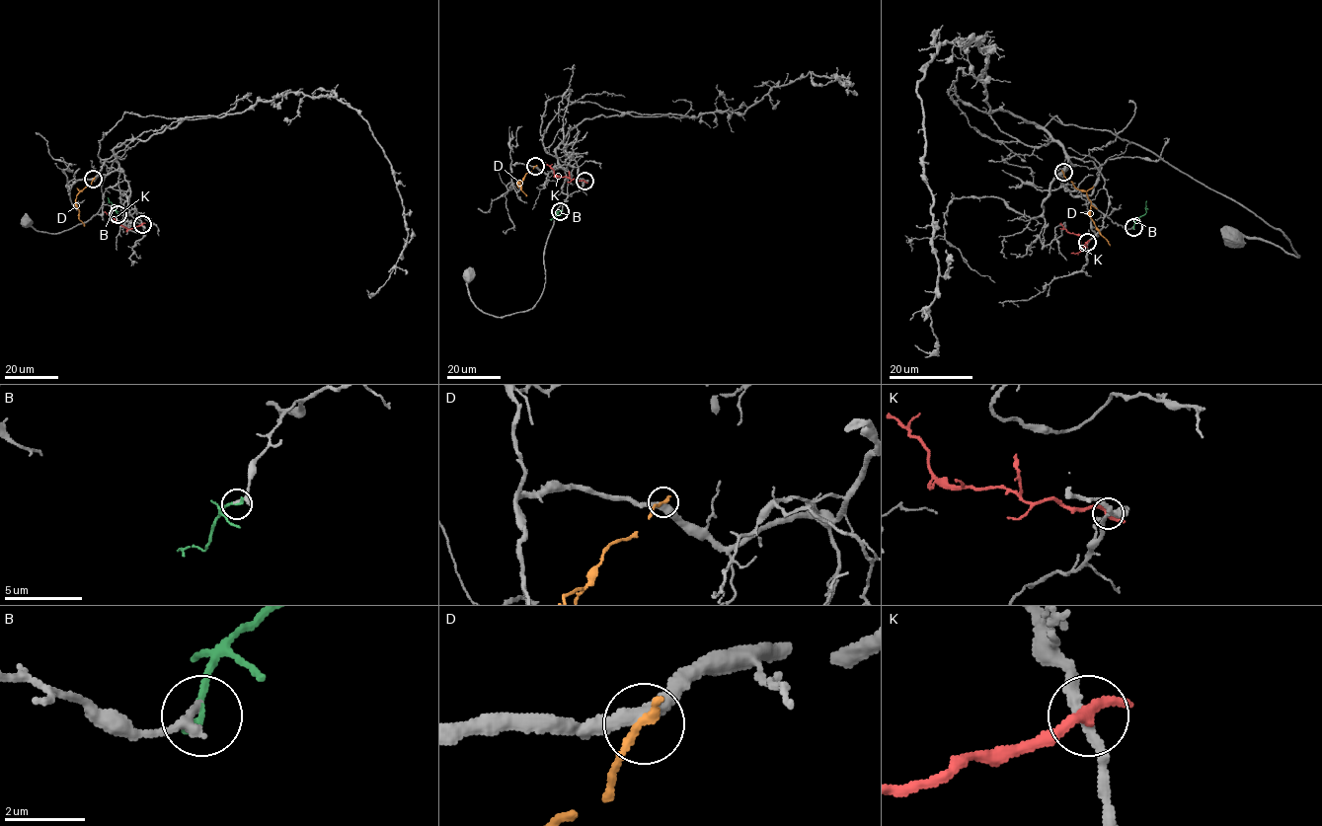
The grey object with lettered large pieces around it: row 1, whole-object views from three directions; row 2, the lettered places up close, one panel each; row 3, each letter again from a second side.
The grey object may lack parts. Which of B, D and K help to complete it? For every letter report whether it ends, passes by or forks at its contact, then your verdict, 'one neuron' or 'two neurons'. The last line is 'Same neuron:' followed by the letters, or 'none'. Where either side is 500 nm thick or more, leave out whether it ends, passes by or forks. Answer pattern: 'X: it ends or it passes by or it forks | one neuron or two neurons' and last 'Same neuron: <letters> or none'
B: it ends | one neuron
D: it ends | two neurons
K: it ends | two neurons
Same neuron: B

